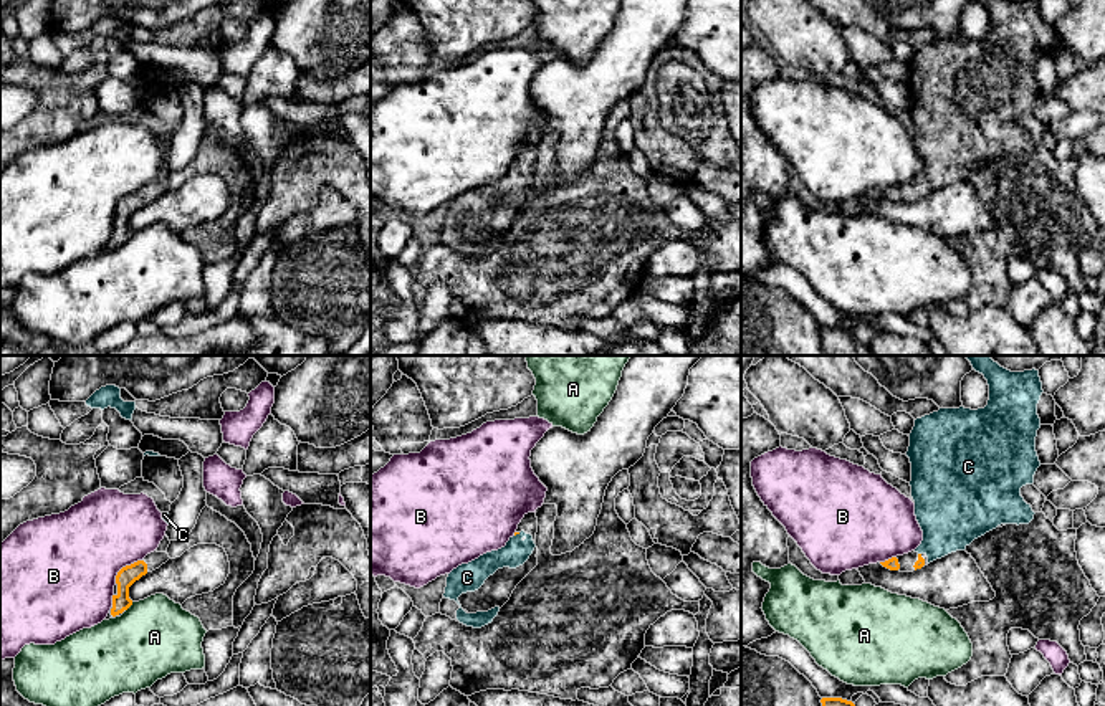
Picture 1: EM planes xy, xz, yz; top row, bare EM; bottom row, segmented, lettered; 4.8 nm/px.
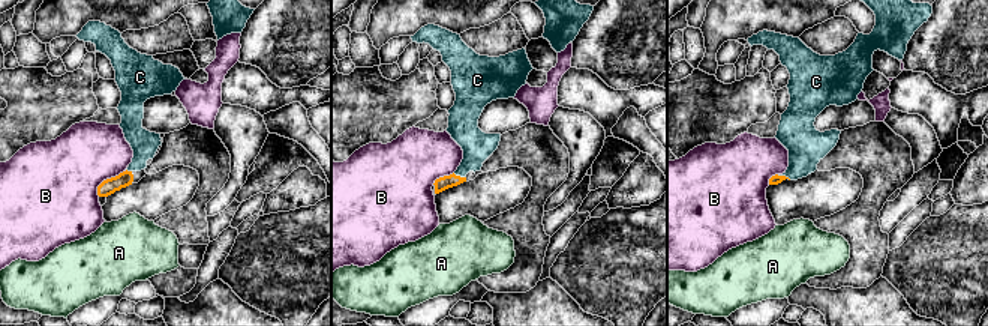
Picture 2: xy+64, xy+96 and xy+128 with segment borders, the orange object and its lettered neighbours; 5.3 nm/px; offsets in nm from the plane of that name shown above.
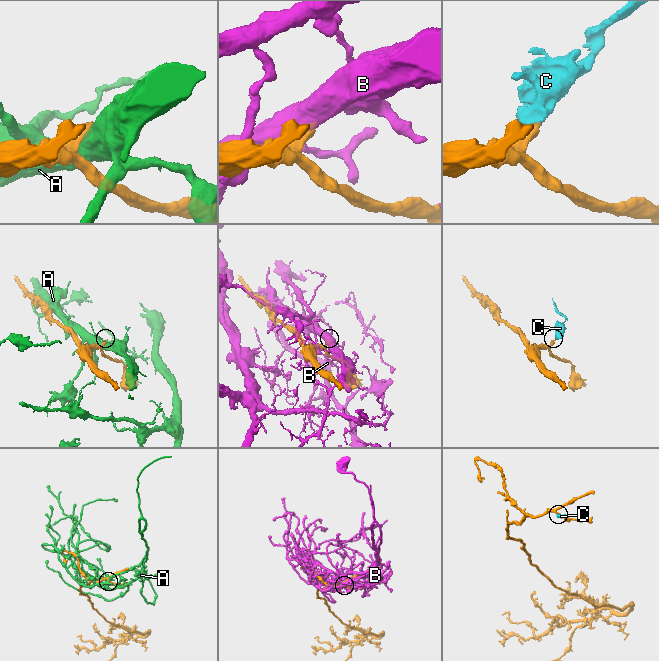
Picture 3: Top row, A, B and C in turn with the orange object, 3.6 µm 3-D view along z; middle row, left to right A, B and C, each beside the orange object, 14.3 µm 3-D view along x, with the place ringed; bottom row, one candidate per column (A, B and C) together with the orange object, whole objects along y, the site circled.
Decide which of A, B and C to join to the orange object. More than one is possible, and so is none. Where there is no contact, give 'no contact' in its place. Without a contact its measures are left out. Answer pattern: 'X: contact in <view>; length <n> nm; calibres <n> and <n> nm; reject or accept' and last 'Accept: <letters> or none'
A: contact in xy; length 60 nm; calibres 90 and 380 nm; reject
B: contact in xy; length 180 nm; calibres 90 and 440 nm; reject
C: contact in xz; length 40 nm; calibres 20 and 130 nm; accept
Accept: C

